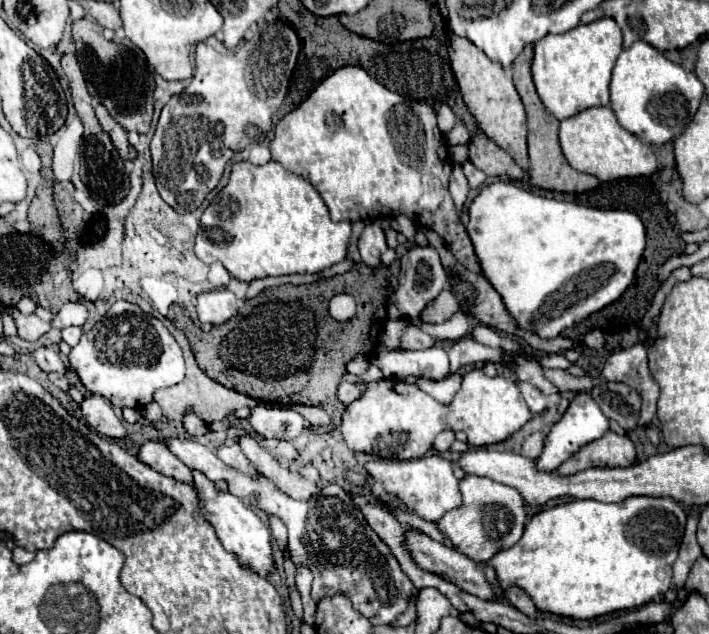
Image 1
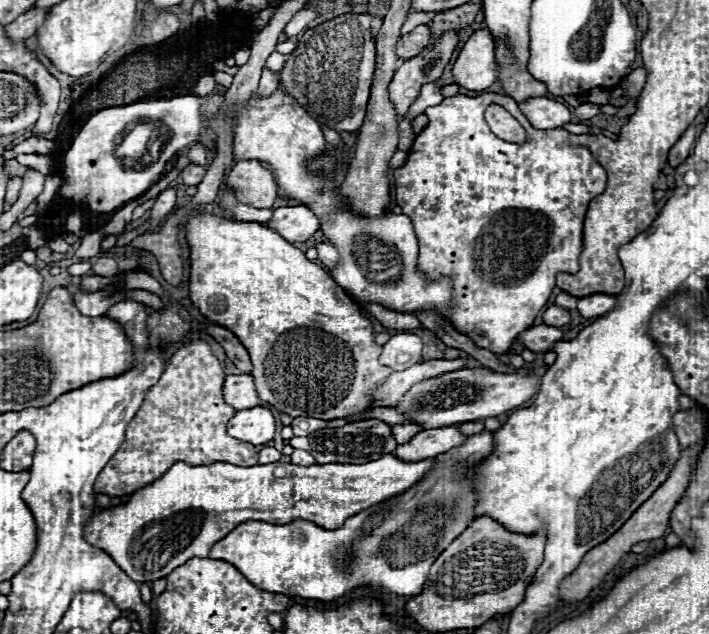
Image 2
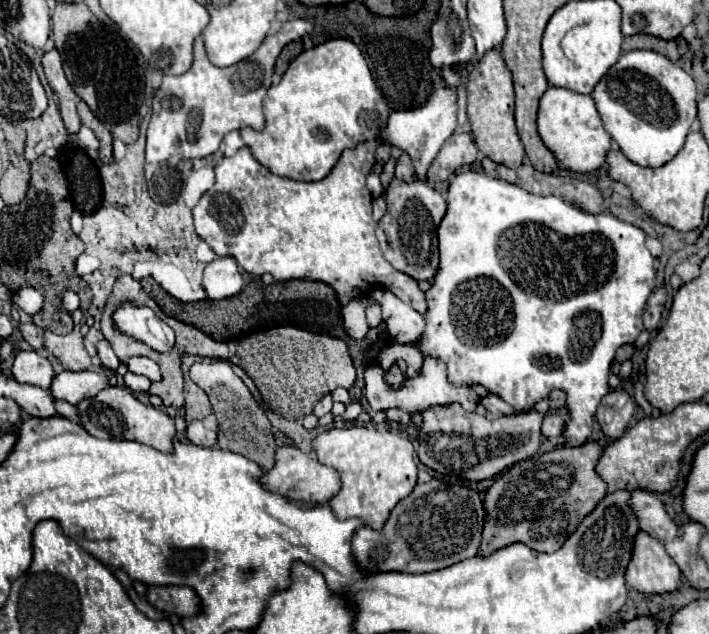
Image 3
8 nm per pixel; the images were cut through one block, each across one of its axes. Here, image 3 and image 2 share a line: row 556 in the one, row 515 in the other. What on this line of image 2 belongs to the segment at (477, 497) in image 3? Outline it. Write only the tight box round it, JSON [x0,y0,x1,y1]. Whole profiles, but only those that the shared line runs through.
[210,430,494,602]

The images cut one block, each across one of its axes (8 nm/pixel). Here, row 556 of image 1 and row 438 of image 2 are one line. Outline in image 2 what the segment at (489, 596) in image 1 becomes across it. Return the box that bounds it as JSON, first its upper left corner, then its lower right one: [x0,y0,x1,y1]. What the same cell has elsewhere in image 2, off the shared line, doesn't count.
[394,424,466,460]

